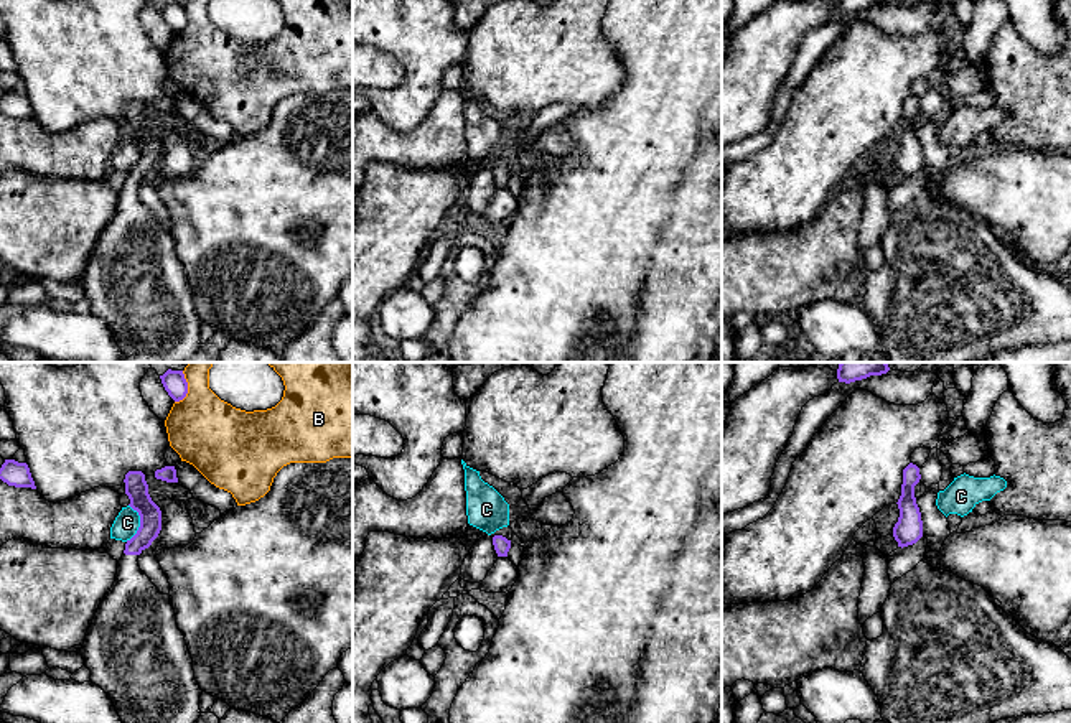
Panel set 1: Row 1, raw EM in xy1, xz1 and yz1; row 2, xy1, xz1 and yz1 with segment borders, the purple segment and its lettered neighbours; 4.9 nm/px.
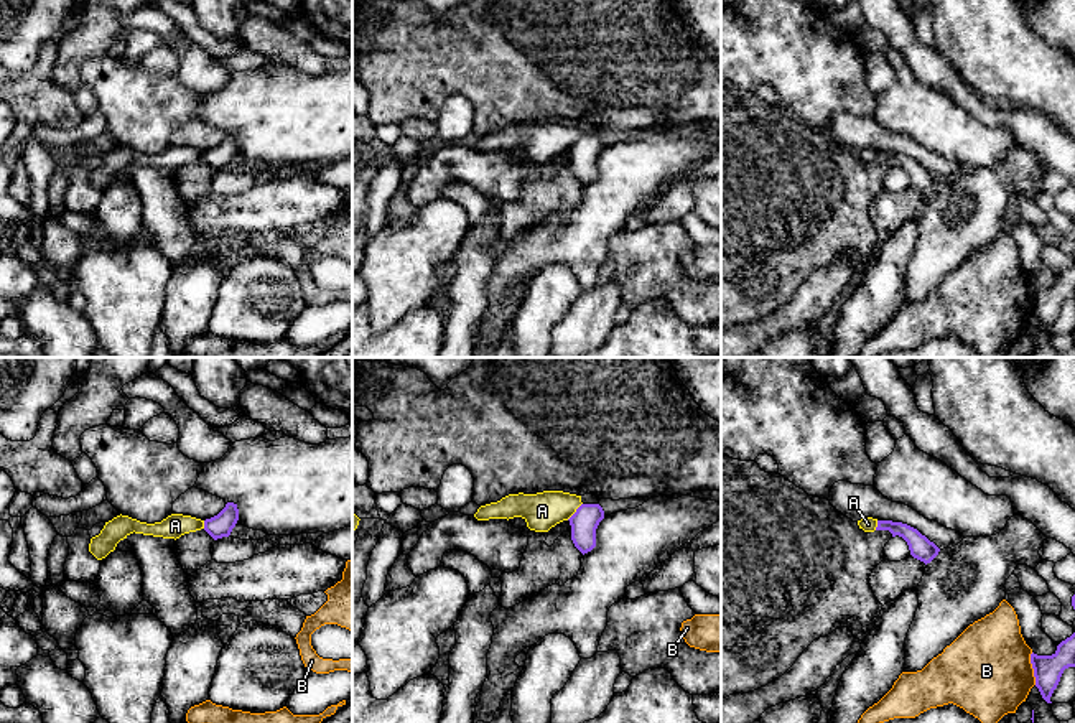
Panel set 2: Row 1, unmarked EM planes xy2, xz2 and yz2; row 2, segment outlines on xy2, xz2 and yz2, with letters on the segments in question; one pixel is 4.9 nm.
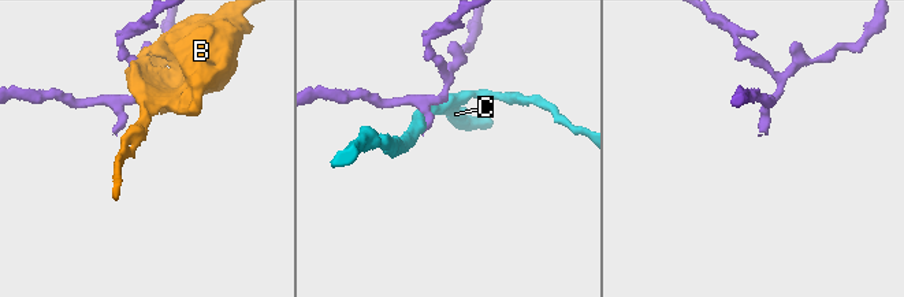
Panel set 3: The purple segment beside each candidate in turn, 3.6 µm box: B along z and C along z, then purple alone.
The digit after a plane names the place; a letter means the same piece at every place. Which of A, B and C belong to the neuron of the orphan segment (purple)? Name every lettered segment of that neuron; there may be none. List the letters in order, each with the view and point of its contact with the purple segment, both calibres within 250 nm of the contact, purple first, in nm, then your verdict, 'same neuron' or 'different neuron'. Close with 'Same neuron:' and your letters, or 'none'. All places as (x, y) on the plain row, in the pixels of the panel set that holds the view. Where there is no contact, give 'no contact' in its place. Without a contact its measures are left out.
A: meets purple in xz2 at (577, 142); 140 nm thick on the purple side, 190 nm on the other; different neuron
B: meets purple in yz2 at (1033, 298); 140 nm thick on the purple side, 440 nm on the other; different neuron
C: meets purple in xy1 at (140, 155); 110 nm thick on the purple side, 120 nm on the other; different neuron
Same neuron: none

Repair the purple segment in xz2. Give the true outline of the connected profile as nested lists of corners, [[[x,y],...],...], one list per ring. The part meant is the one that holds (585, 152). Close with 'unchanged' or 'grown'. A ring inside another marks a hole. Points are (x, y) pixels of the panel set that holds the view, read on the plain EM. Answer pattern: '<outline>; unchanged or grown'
[[[581,135],[568,150],[571,171],[583,186],[596,178],[596,160],[603,150],[604,142],[599,135]]]; unchanged

